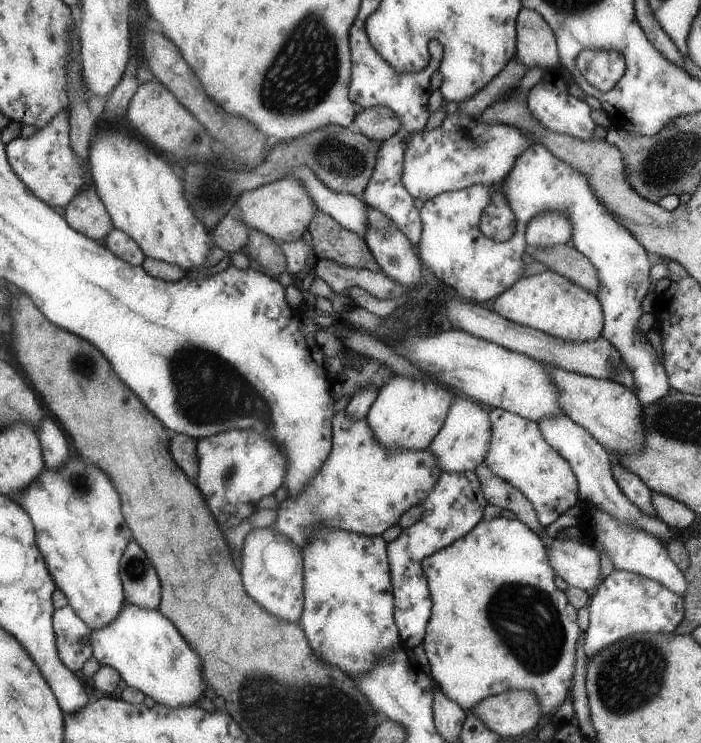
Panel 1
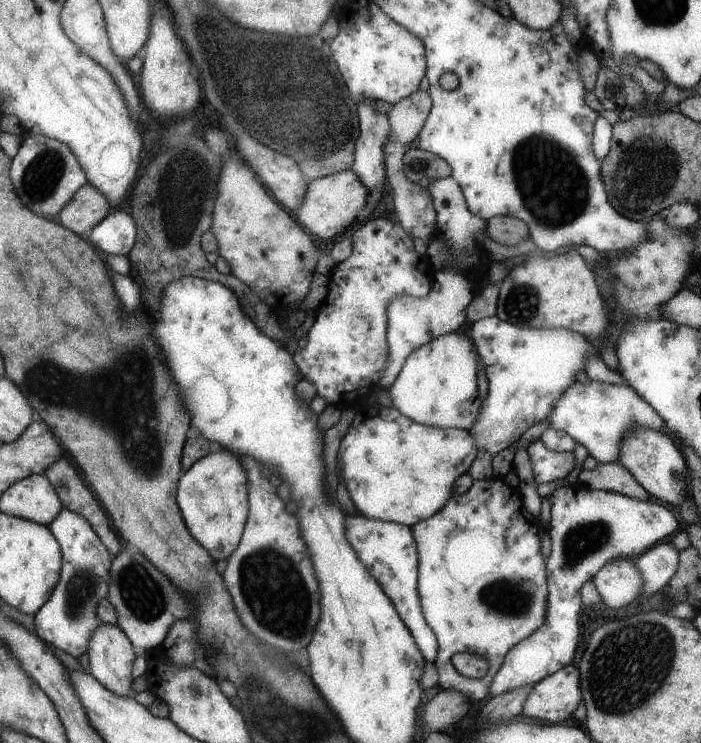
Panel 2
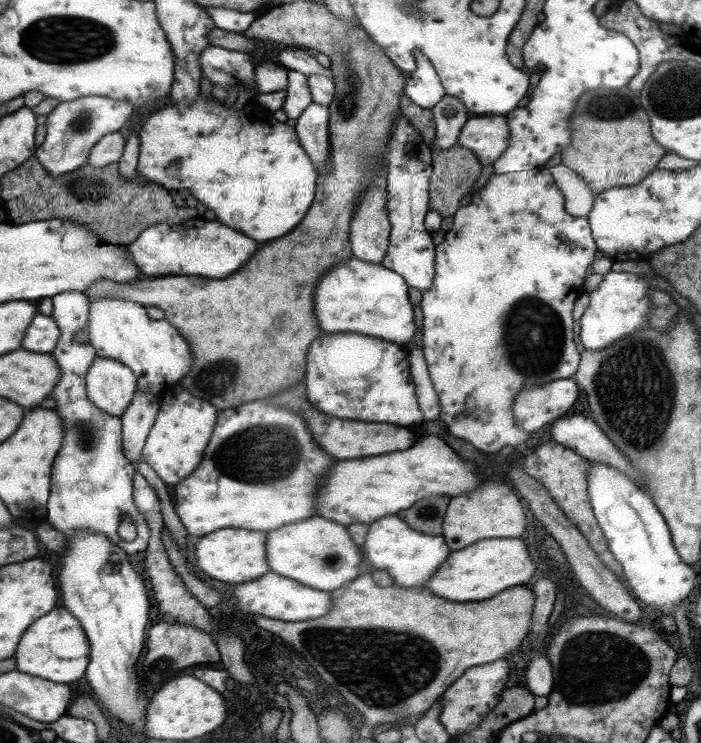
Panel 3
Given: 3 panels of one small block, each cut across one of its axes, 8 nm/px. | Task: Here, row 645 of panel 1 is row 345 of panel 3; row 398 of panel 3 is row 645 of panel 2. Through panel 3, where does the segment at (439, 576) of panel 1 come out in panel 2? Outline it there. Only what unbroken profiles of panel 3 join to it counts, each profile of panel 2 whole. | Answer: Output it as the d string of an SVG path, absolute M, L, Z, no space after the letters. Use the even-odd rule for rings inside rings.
M491 476L487 480L475 480L465 494L451 496L447 504L431 518L413 524L411 532L419 554L417 594L421 612L439 644L439 652L433 662L439 674L439 686L443 690L457 690L469 700L481 700L487 696L487 690L491 688L505 654L543 624L547 610L547 568L539 550L541 526L537 524L537 518L523 506L515 486ZM457 652L471 652L487 658L487 674L479 680L457 674L449 660Z

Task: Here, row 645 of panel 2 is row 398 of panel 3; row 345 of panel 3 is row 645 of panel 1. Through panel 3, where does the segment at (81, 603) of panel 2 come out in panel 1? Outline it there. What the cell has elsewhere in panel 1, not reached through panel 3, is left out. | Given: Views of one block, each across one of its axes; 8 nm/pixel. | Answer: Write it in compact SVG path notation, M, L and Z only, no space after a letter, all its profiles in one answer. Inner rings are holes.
M67 604L59 610L53 612L53 628L55 628L55 638L57 638L57 648L59 648L59 658L69 670L79 670L81 664L91 656L89 646L77 646L75 638L83 632L91 632L87 624L75 614L75 610Z

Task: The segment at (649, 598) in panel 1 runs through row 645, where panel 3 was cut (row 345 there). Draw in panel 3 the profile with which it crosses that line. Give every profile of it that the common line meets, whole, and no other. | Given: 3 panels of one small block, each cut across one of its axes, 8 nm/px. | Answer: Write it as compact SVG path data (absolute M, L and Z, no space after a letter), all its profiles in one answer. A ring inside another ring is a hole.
M607 272L601 280L601 284L589 292L589 306L581 316L581 332L579 332L579 342L585 346L585 350L597 352L607 346L611 346L617 340L623 340L625 336L643 330L649 326L649 312L651 312L651 300L647 296L649 284L637 276L637 274L627 274L627 272Z

